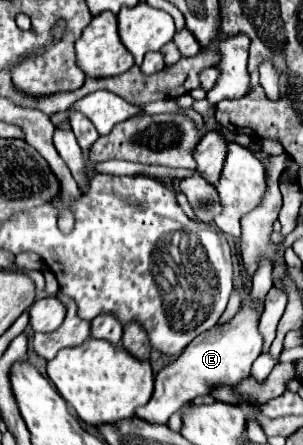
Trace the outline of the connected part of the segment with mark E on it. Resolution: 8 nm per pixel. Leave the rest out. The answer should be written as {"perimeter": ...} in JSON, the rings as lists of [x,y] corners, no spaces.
{"perimeter":[[[248,300],[230,324],[210,328],[204,336],[200,336],[198,342],[188,344],[188,348],[184,348],[184,352],[170,366],[164,366],[156,374],[154,394],[150,402],[136,408],[134,416],[152,424],[166,424],[168,418],[180,410],[180,406],[196,396],[208,394],[214,384],[236,386],[242,378],[246,378],[254,360],[262,354],[262,336],[258,332],[260,314],[262,308]]]}

